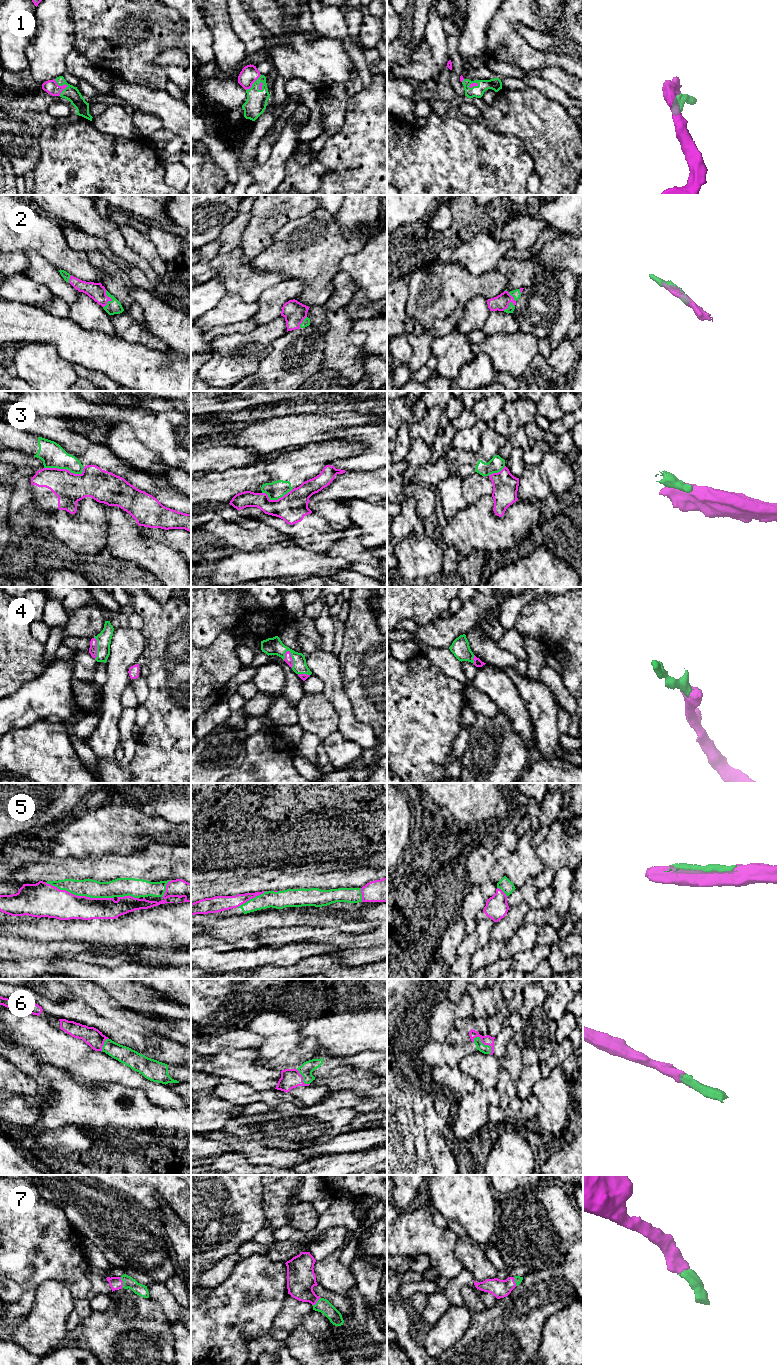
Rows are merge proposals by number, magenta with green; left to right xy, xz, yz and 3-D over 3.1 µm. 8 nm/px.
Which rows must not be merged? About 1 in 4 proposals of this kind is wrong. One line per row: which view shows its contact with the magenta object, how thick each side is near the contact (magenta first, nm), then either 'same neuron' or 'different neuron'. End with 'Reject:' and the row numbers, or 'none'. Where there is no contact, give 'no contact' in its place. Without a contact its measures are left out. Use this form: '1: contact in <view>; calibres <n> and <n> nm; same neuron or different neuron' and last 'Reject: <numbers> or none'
1: contact in xy; calibres 110 and 120 nm; same neuron
2: contact in xy; calibres 140 and 110 nm; same neuron
3: contact in xy; calibres 240 and 190 nm; different neuron
4: contact in xz; calibres 70 and 140 nm; same neuron
5: contact in xy; calibres 260 and 140 nm; same neuron
6: contact in yz; calibres 80 and 80 nm; same neuron
7: contact in xy; calibres 100 and 100 nm; same neuron
Reject: 3

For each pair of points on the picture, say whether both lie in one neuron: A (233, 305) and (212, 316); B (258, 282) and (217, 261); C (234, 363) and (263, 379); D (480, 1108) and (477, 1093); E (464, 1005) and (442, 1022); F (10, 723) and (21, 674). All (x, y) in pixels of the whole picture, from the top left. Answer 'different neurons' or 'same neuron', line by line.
A: same neuron
B: same neuron
C: different neurons
D: same neuron
E: same neuron
F: different neurons

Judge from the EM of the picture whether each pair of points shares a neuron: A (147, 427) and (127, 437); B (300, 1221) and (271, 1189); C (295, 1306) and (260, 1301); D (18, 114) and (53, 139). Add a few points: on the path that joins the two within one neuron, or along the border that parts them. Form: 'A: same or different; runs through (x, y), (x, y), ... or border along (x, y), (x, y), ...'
A: different; border along (118, 421), (127, 423), (135, 436), (151, 450)
B: same; runs through (293, 1213), (279, 1197)
C: different; border along (288, 1294), (272, 1325)
D: different; border along (38, 136), (39, 160)

